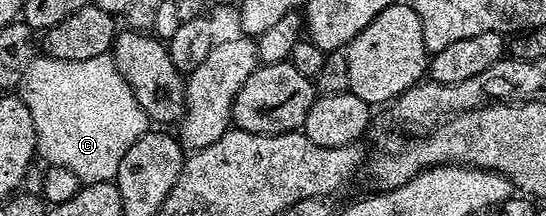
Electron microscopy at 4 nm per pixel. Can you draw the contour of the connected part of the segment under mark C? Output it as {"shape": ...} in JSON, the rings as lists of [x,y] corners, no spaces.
{"shape":[[[111,53],[80,61],[36,55],[25,67],[17,93],[33,115],[38,156],[47,165],[69,167],[83,185],[114,181],[125,151],[149,132],[147,112],[117,71]]]}

